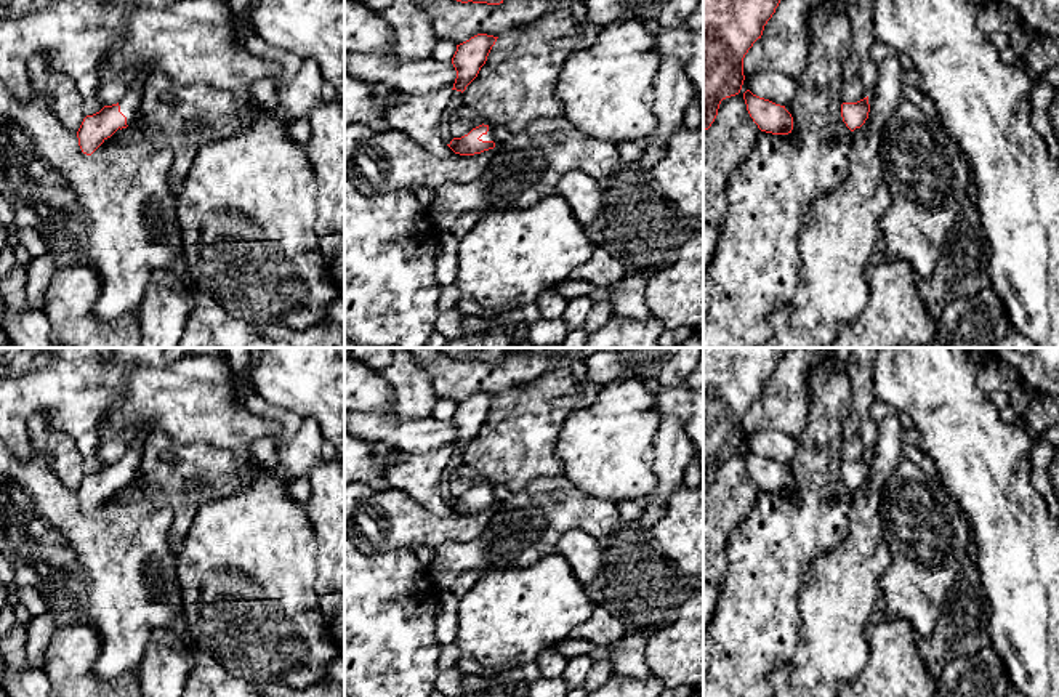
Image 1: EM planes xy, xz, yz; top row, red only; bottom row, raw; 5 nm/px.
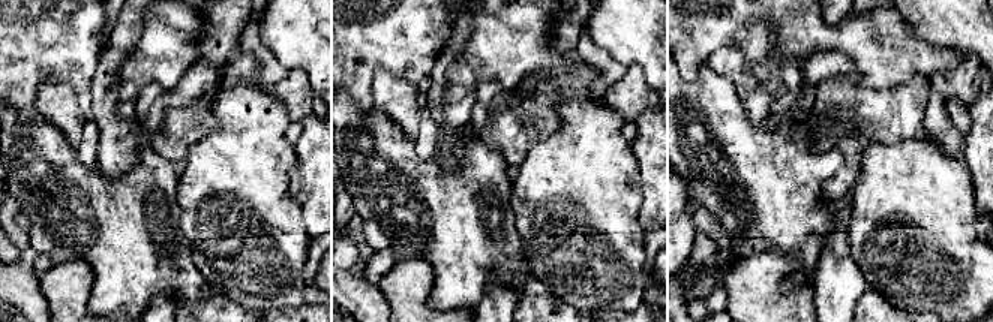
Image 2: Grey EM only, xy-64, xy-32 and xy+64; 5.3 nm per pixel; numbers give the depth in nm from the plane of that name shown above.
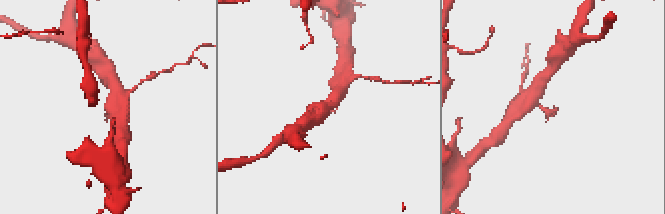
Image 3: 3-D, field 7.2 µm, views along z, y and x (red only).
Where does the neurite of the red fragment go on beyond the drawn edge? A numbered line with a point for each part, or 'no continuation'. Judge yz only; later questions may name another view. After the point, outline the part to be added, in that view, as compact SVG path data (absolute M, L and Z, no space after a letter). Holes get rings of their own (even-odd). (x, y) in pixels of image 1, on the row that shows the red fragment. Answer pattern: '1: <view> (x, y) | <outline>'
no continuation

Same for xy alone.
1: xy (130, 101) | M146 62L138 75L138 80L130 87L123 99L119 103L120 112L127 117L127 125L135 127L136 107L141 101L143 83L152 74L152 67Z

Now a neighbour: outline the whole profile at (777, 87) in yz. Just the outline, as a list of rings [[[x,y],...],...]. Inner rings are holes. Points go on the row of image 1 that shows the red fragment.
[[[763,71],[750,79],[748,88],[753,95],[769,99],[780,106],[793,103],[796,82],[787,74]]]

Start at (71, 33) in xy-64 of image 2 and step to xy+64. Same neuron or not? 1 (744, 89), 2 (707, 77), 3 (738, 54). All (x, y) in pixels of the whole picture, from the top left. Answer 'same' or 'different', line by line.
1: different
2: different
3: different

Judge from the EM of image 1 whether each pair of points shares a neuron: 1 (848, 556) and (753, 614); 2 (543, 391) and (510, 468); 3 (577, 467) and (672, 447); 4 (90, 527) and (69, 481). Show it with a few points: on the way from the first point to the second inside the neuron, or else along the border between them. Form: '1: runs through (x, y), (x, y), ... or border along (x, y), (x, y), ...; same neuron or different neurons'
1: border along (824, 551), (803, 582), (800, 620); different neurons
2: runs through (535, 410), (523, 425), (513, 449); same neuron
3: border along (662, 415), (654, 438), (656, 489); different neurons
4: border along (53, 459), (53, 473), (68, 489), (76, 492); different neurons

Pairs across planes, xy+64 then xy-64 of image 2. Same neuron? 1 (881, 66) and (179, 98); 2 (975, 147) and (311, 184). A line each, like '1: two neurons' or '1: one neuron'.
1: two neurons
2: one neuron

